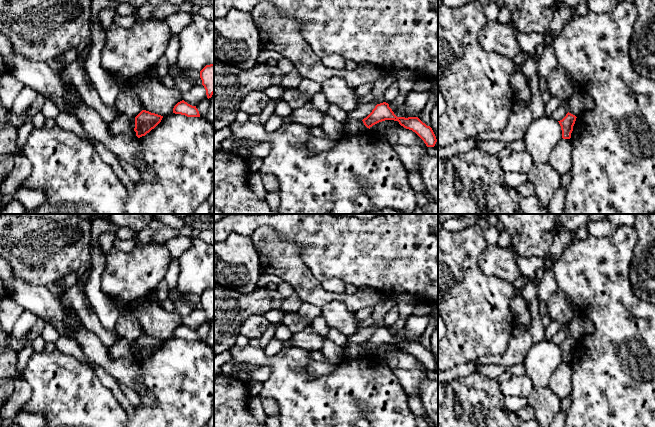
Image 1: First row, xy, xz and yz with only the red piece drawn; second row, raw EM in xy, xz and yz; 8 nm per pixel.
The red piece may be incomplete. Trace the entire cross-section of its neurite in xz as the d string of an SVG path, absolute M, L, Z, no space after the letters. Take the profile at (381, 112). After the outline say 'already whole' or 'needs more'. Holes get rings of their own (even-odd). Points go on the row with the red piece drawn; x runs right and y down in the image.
M386 102L377 104L372 112L362 121L370 129L373 125L385 120L398 121L404 128L412 130L424 141L427 147L434 147L437 142L430 126L427 126L418 117L397 117Z; already whole

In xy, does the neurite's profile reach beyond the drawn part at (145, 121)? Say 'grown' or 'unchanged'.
unchanged

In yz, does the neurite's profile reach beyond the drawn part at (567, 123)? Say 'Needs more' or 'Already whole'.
Already whole

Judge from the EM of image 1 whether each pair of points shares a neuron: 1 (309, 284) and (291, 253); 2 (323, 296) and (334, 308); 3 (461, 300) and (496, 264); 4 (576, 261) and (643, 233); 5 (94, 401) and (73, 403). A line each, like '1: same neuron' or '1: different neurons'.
1: same neuron
2: different neurons
3: different neurons
4: different neurons
5: same neuron

